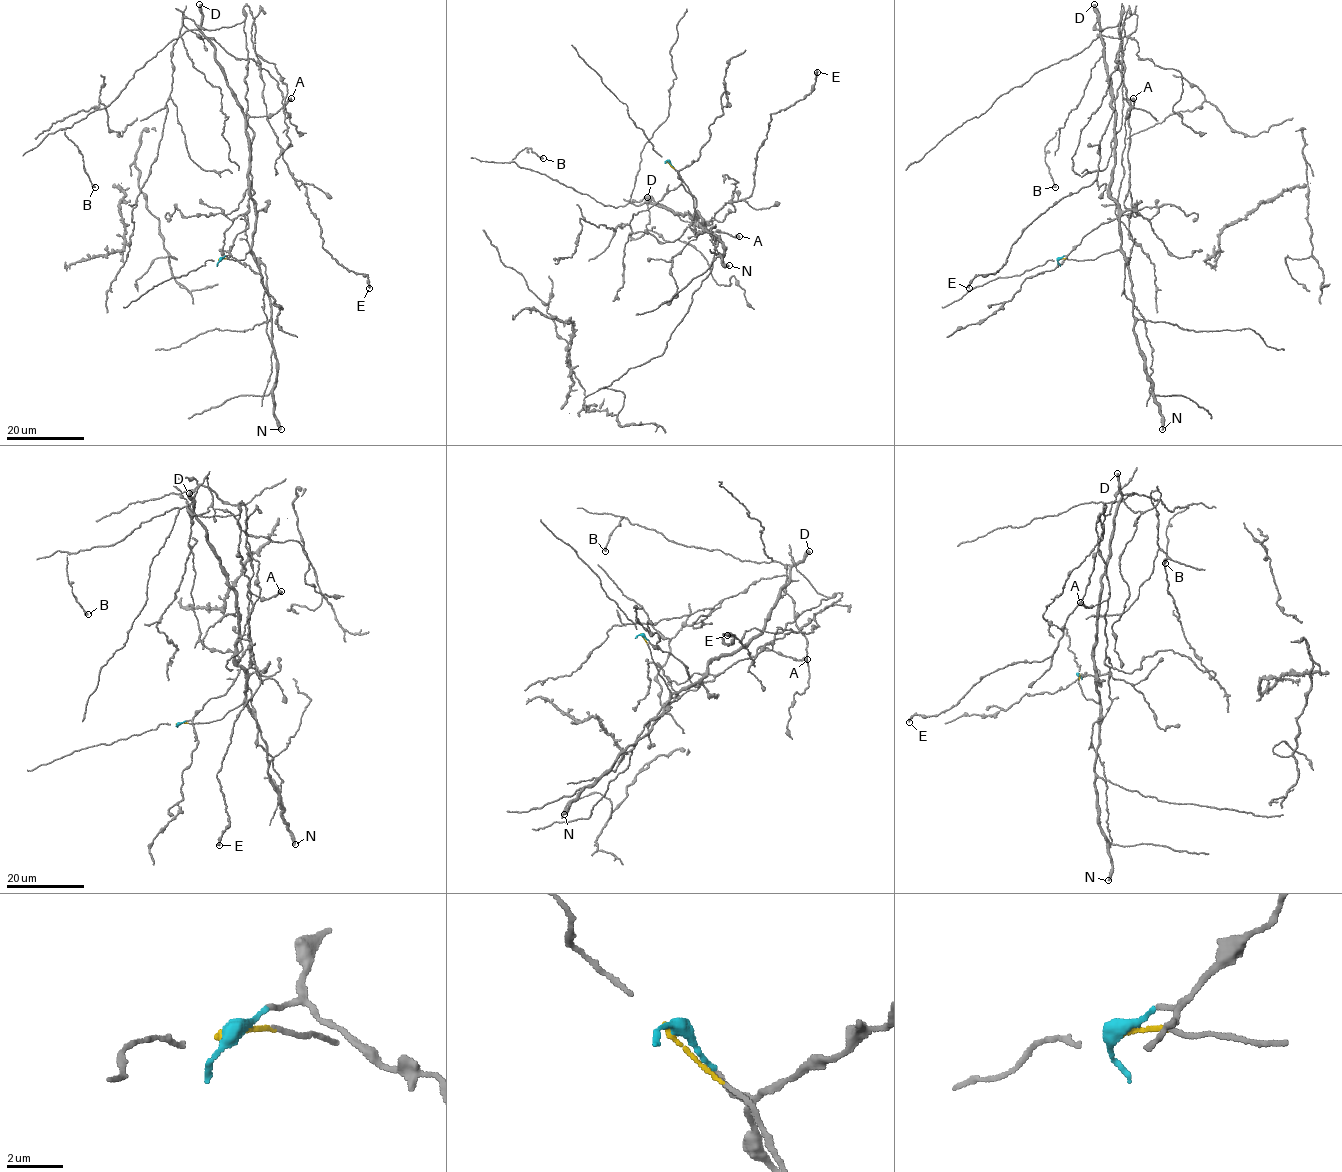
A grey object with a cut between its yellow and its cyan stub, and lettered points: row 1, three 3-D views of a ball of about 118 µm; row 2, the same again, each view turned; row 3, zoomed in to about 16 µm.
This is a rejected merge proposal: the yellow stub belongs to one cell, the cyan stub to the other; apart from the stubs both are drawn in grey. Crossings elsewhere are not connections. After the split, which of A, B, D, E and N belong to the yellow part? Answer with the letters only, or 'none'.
B, D, N

